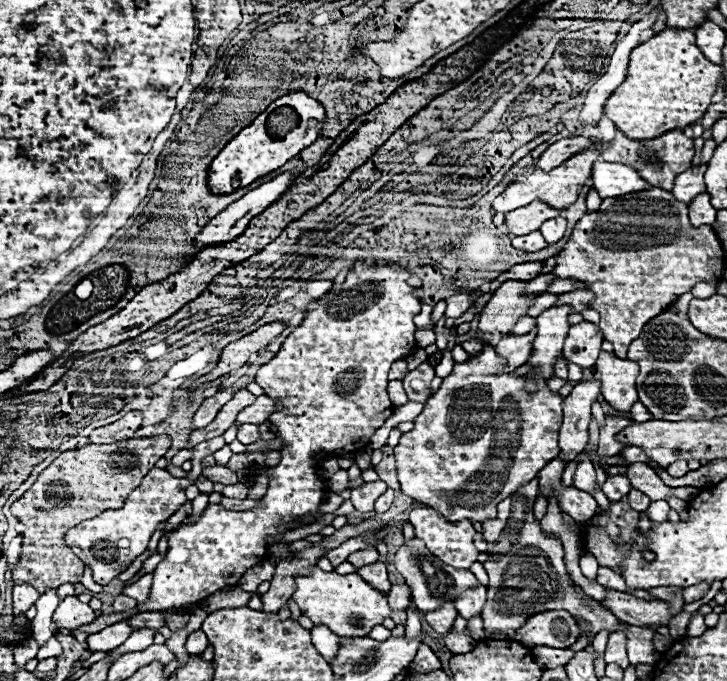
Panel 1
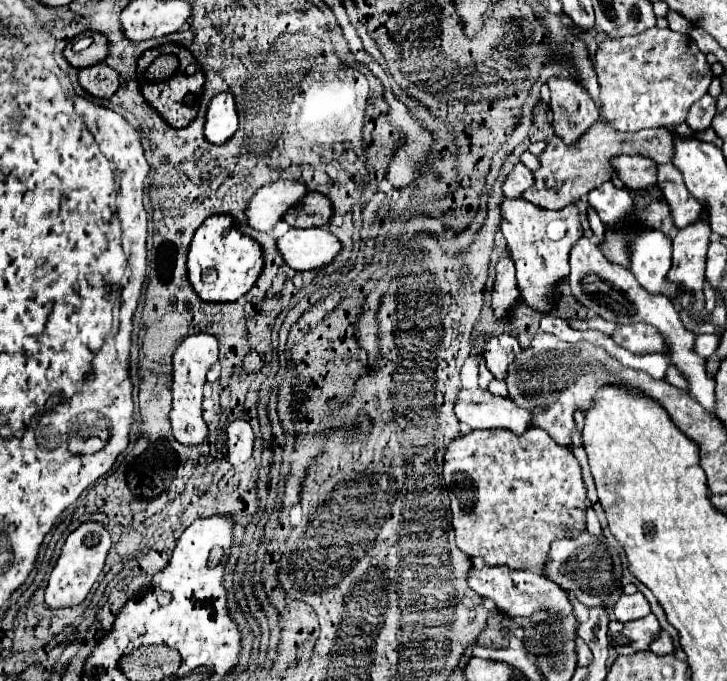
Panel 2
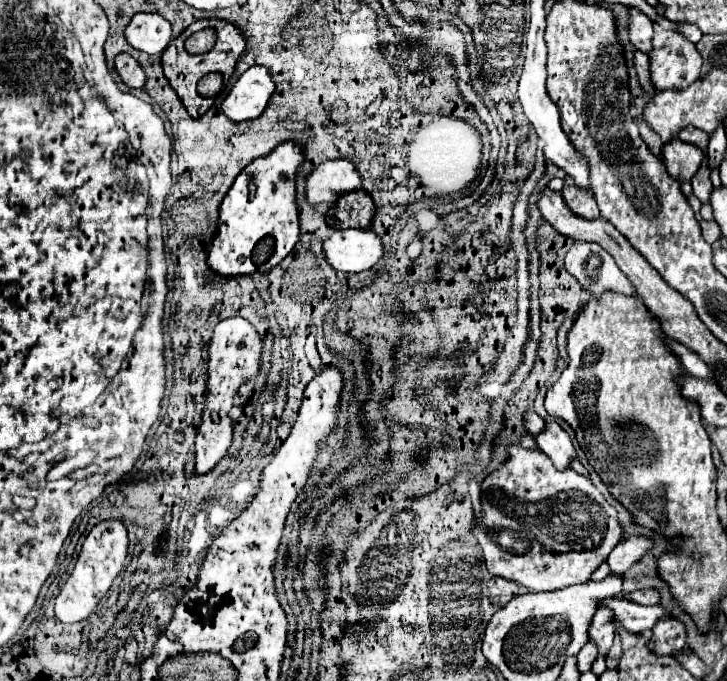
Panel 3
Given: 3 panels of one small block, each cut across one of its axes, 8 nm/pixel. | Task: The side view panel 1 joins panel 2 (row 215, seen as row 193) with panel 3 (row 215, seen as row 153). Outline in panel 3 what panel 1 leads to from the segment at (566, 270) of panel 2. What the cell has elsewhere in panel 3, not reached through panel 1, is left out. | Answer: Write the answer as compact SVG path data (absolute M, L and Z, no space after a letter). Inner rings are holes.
M570 176L566 178L562 198L566 200L566 206L578 216L586 216L586 218L598 218L600 216L594 196L588 190L578 188Z

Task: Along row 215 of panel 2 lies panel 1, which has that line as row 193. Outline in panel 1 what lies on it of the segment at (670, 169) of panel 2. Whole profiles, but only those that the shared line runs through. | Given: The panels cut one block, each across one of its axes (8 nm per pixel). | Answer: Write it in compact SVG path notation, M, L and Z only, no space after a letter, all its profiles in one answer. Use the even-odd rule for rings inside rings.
M692 166L688 168L686 172L678 174L676 180L674 180L674 188L672 188L672 194L678 202L692 202L698 194L706 192L706 186L702 186L702 178L704 178L704 172L706 172L706 166Z

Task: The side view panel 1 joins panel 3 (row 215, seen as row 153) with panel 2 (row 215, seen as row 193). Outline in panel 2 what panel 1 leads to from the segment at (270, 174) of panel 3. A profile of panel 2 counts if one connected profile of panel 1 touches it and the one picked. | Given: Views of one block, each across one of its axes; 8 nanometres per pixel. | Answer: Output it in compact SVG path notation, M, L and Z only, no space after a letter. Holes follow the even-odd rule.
M214 214L196 230L188 252L188 280L206 302L234 302L246 294L264 268L262 246L232 224L230 214Z

